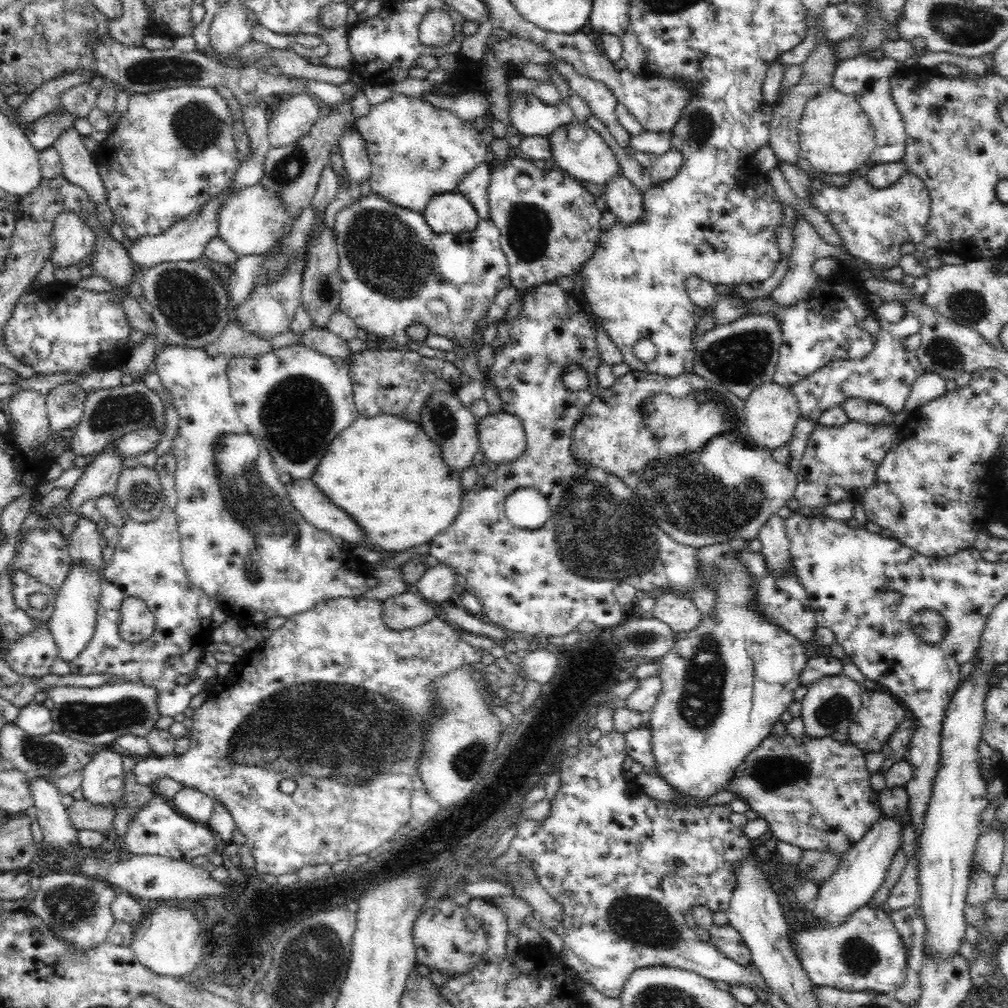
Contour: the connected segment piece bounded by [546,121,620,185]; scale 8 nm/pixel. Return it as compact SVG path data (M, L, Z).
M575 121L578 127L585 130L584 139L580 142L571 142L566 133L568 126L555 128L552 134L548 134L548 143L550 143L551 163L560 167L577 180L586 180L592 184L605 184L608 180L618 174L620 168L616 157L606 145L606 142L600 137L598 132L594 131L587 121Z

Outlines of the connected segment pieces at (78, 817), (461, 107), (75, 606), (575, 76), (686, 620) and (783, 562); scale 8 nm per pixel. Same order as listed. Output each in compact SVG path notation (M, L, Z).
M86 800L74 801L68 807L66 813L69 817L70 825L78 832L82 830L99 831L104 833L112 828L114 816L113 806L101 808Z
M476 89L466 90L452 97L438 97L423 91L420 100L432 104L435 108L454 113L461 121L473 123L477 118L489 114L490 102L484 93Z
M70 560L70 570L62 587L56 591L57 598L49 619L49 629L59 650L58 656L66 662L76 658L94 634L102 583L103 576L98 575L96 570L77 566L75 560Z
M560 61L560 64L556 62L556 70L569 83L569 92L584 98L586 104L590 107L591 114L602 120L610 134L614 136L616 142L625 145L631 136L620 125L618 117L614 113L617 99L612 94L611 89L604 85L604 83L600 83L600 81L580 75L567 61Z
M672 591L655 598L653 616L668 624L673 632L687 633L701 623L703 614L689 598L678 598Z
M777 512L760 526L757 538L762 543L761 553L769 572L780 574L782 570L788 570L791 562L789 538L784 519Z

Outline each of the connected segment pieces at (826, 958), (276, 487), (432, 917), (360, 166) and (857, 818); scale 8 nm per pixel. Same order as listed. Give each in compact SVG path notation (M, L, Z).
M866 904L856 909L844 923L838 925L830 925L816 917L814 922L796 926L796 929L788 924L796 956L814 986L892 995L906 978L904 941L895 930L889 914L882 908Z
M177 345L161 346L155 356L156 376L160 377L162 385L168 390L168 400L174 410L178 412L179 424L178 435L173 440L170 454L174 455L176 461L175 468L175 489L177 492L177 505L175 513L177 514L177 529L181 538L181 561L187 572L187 578L190 583L197 588L202 589L212 600L215 600L219 606L223 607L229 614L239 620L247 620L253 625L261 626L264 620L274 618L274 616L284 616L288 618L301 612L306 612L316 606L316 603L323 603L339 598L358 597L368 589L368 578L371 576L370 564L364 560L356 560L352 556L352 548L344 552L344 544L336 535L321 531L312 526L303 516L290 505L290 499L286 495L284 483L278 479L278 470L272 462L270 456L263 450L264 442L256 437L252 437L244 423L239 419L236 405L230 396L230 387L227 376L227 367L229 361L223 355L211 357L206 351L201 349L192 349L178 347Z
M452 894L434 900L417 917L412 937L417 952L417 964L424 964L431 972L438 971L445 979L468 973L487 949L487 938L482 924L472 917L466 906L457 904Z
M352 126L345 130L337 141L345 170L354 183L362 182L370 176L371 162L362 135Z
M787 734L782 738L782 740L774 740L772 736L765 737L761 740L761 743L757 745L755 749L741 763L738 765L737 772L734 773L734 778L729 781L729 784L722 791L727 791L729 794L736 796L738 799L744 800L750 805L750 810L754 810L754 816L761 817L766 823L768 823L770 828L770 837L774 840L781 841L783 843L788 843L794 845L795 847L800 847L802 851L805 849L814 850L826 850L828 853L836 853L846 855L870 830L876 822L882 820L883 811L881 809L881 802L879 801L879 794L871 788L870 777L871 773L866 767L866 759L864 758L864 751L856 748L856 745L852 746L852 743L838 744L834 742L831 737L824 737L821 739L804 739L790 738L790 734Z

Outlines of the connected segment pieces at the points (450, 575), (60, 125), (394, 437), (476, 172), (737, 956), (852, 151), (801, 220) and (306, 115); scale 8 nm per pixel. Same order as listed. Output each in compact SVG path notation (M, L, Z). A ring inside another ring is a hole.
M441 563L434 567L428 567L415 584L416 590L424 600L442 604L442 602L450 600L454 583L454 569L450 565Z
M48 113L40 116L38 120L34 120L31 124L26 126L24 134L28 137L31 145L37 150L41 151L49 146L53 146L54 140L58 138L58 134L66 128L70 128L74 122L74 115L70 113L62 114L62 116Z
M394 415L372 418L358 416L335 439L320 458L311 474L311 481L332 500L344 508L364 532L368 532L366 545L386 552L404 552L413 546L429 543L439 532L446 530L460 510L462 485L460 475L443 459L442 450L416 423Z
M482 163L476 166L472 172L469 172L457 186L457 190L473 204L480 221L489 220L489 200L487 192L490 179L490 164Z
M713 923L708 929L709 942L712 943L722 955L734 960L742 966L752 962L751 952L741 935L729 923L723 926Z
M834 88L820 92L806 105L799 122L800 154L819 175L850 174L858 170L876 146L868 115L850 95Z
M795 211L795 219L793 223L792 237L794 237L794 244L792 244L792 252L789 258L789 269L785 276L781 279L779 285L771 292L772 299L778 302L780 307L790 307L796 304L800 300L808 297L808 294L812 292L814 284L818 282L818 275L816 275L810 266L818 258L824 258L826 256L834 256L834 258L844 260L844 254L840 251L840 247L828 246L824 240L820 238L820 235L816 232L816 229L808 222L808 219Z
M298 92L295 96L285 96L278 109L269 112L268 136L270 146L288 146L301 136L308 134L320 114L320 100L310 92Z

